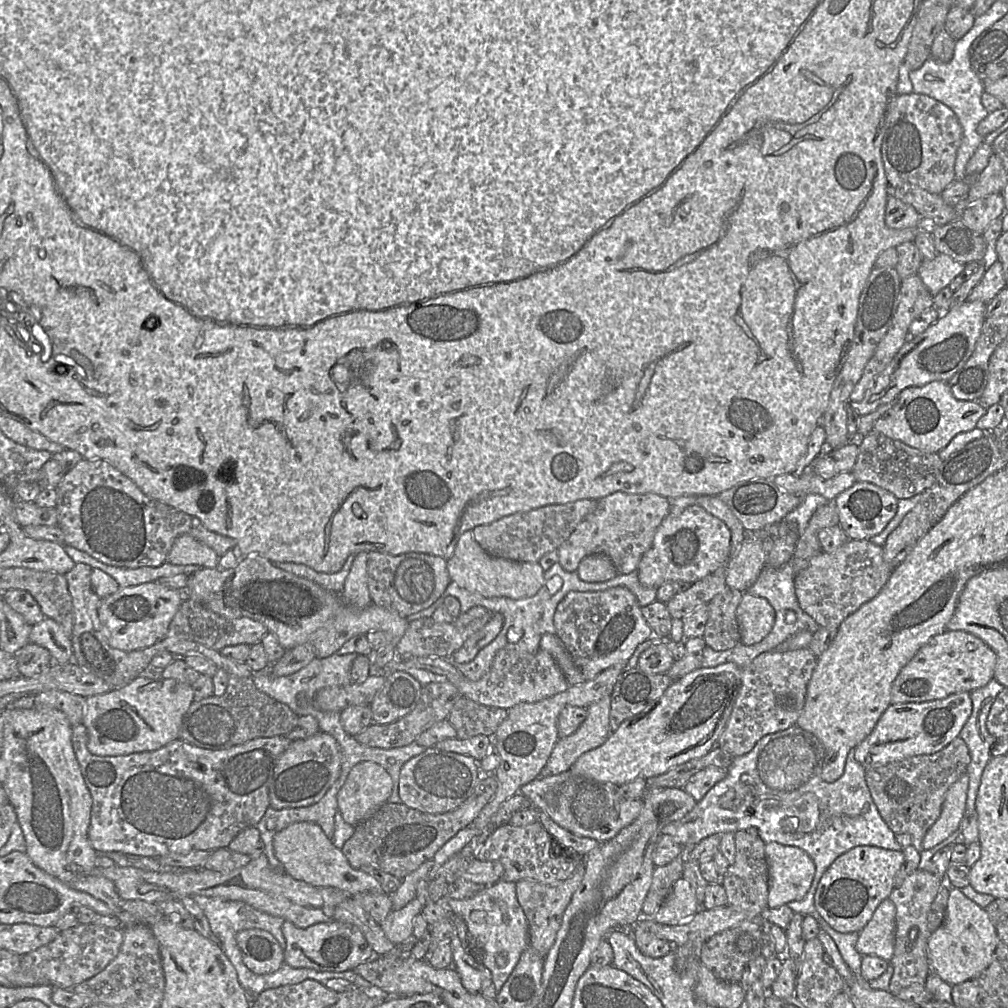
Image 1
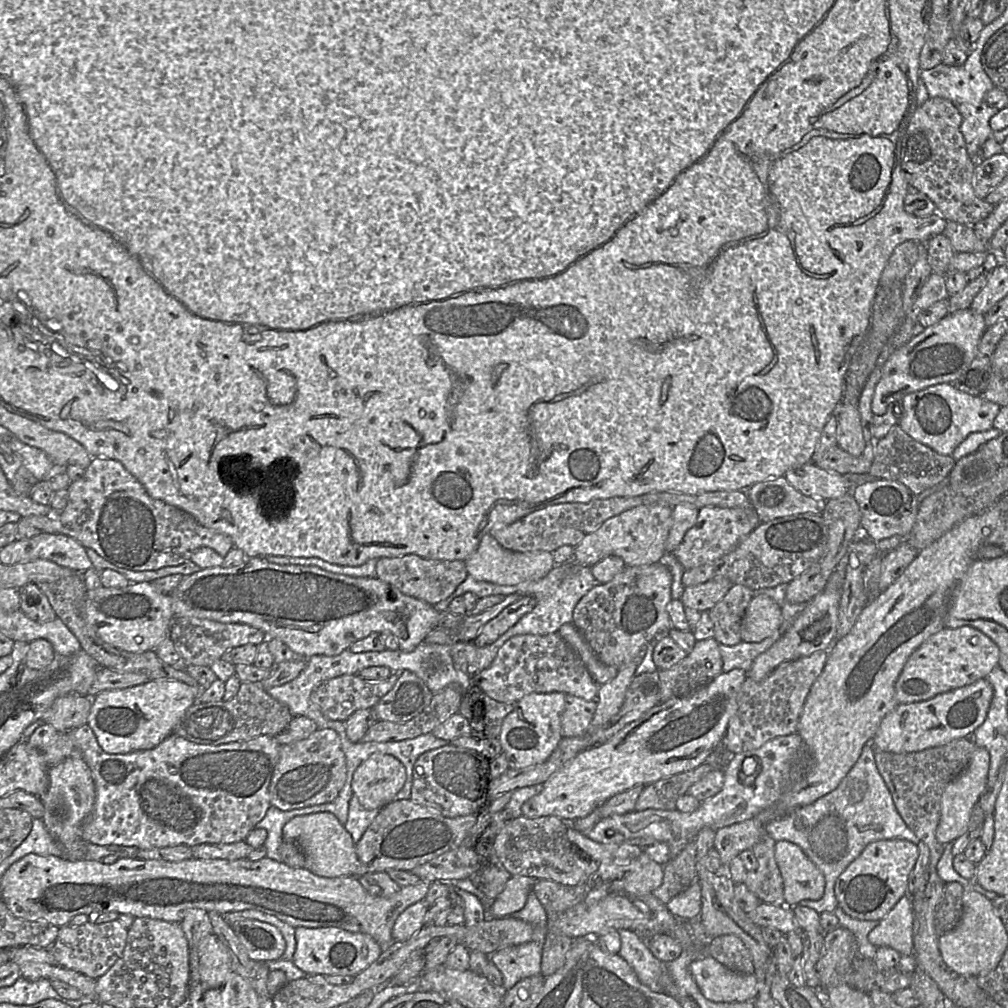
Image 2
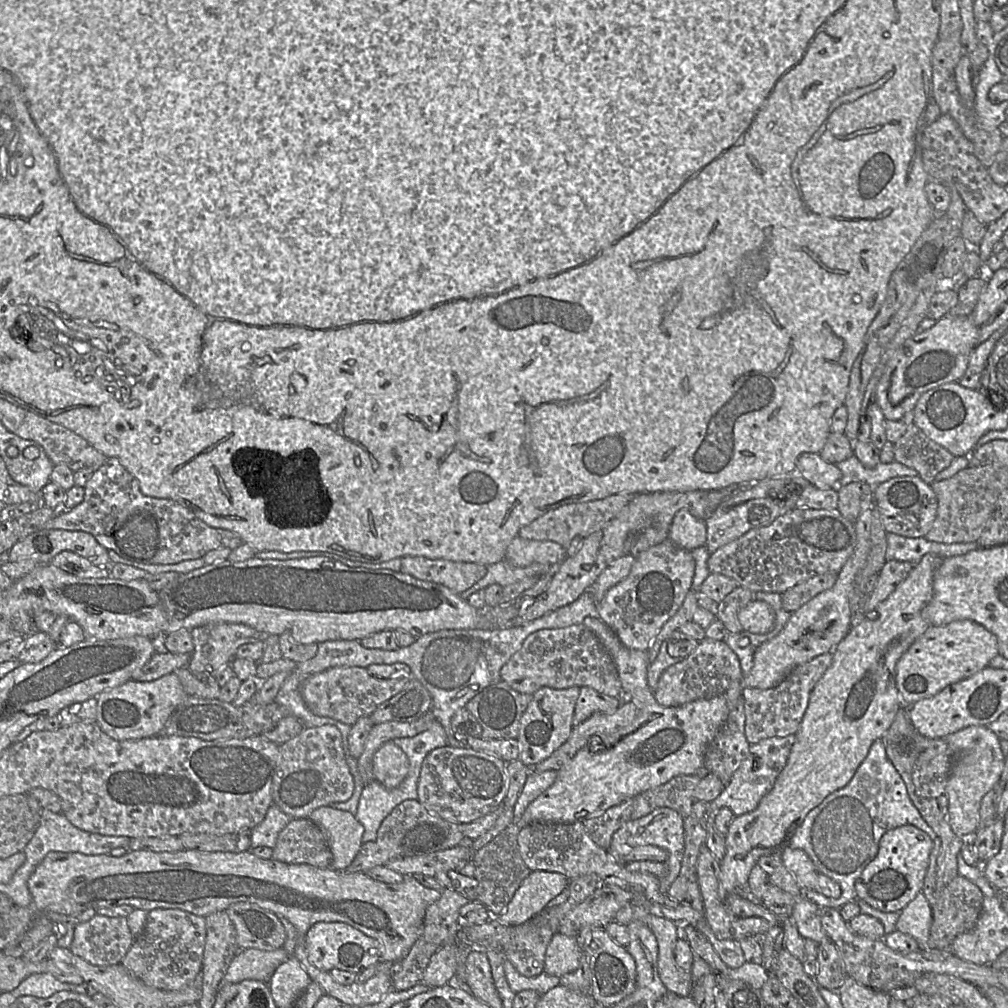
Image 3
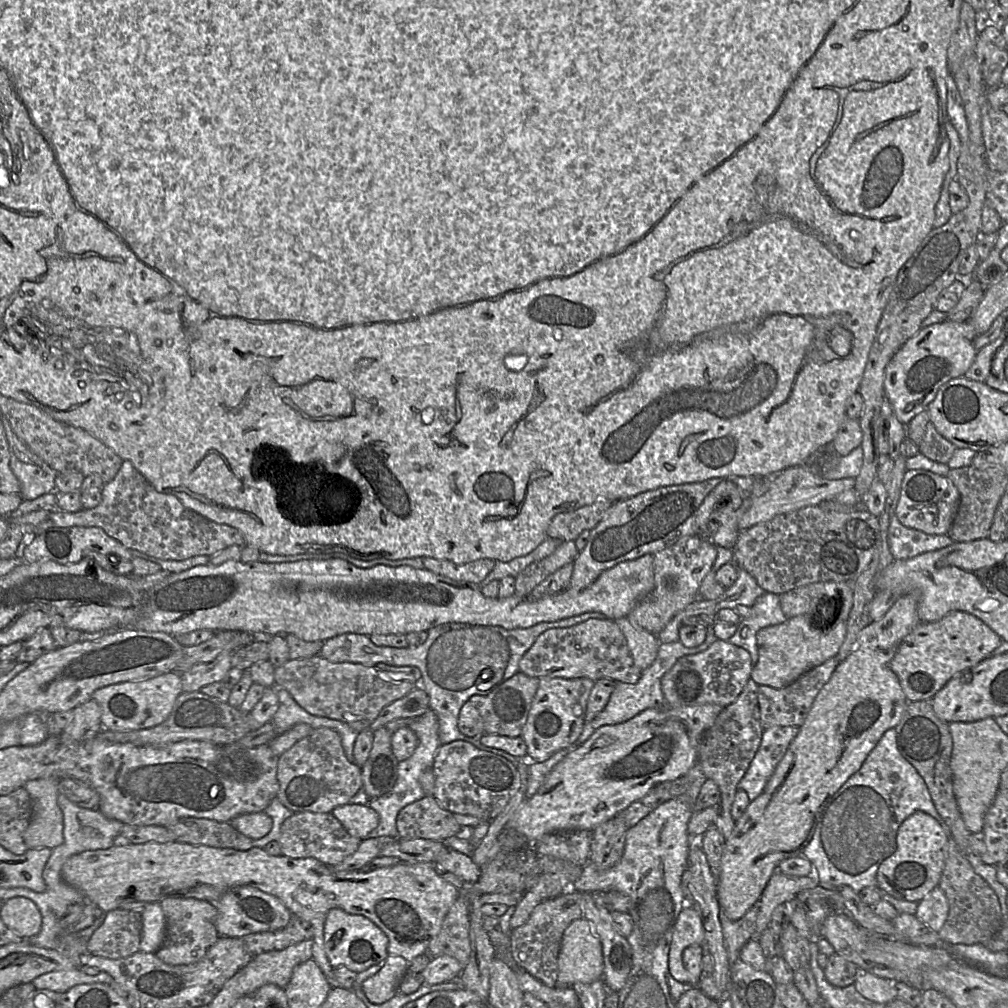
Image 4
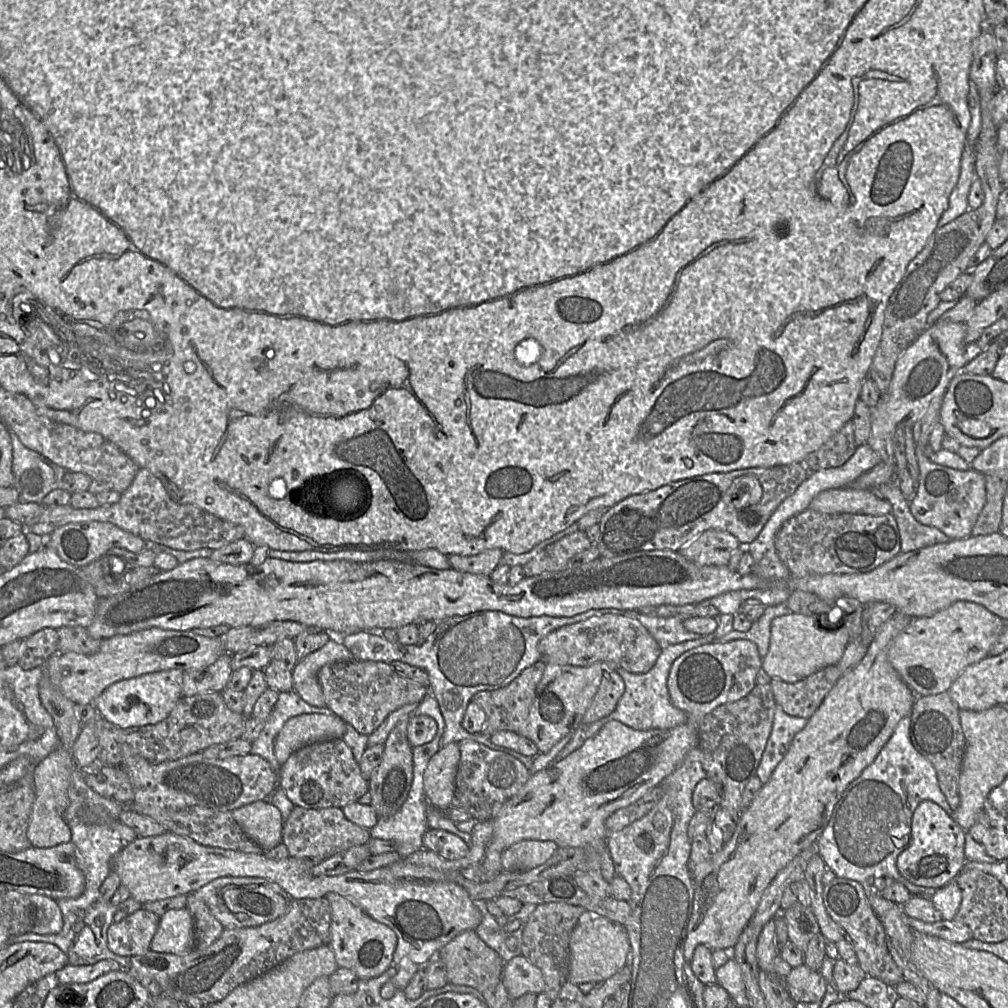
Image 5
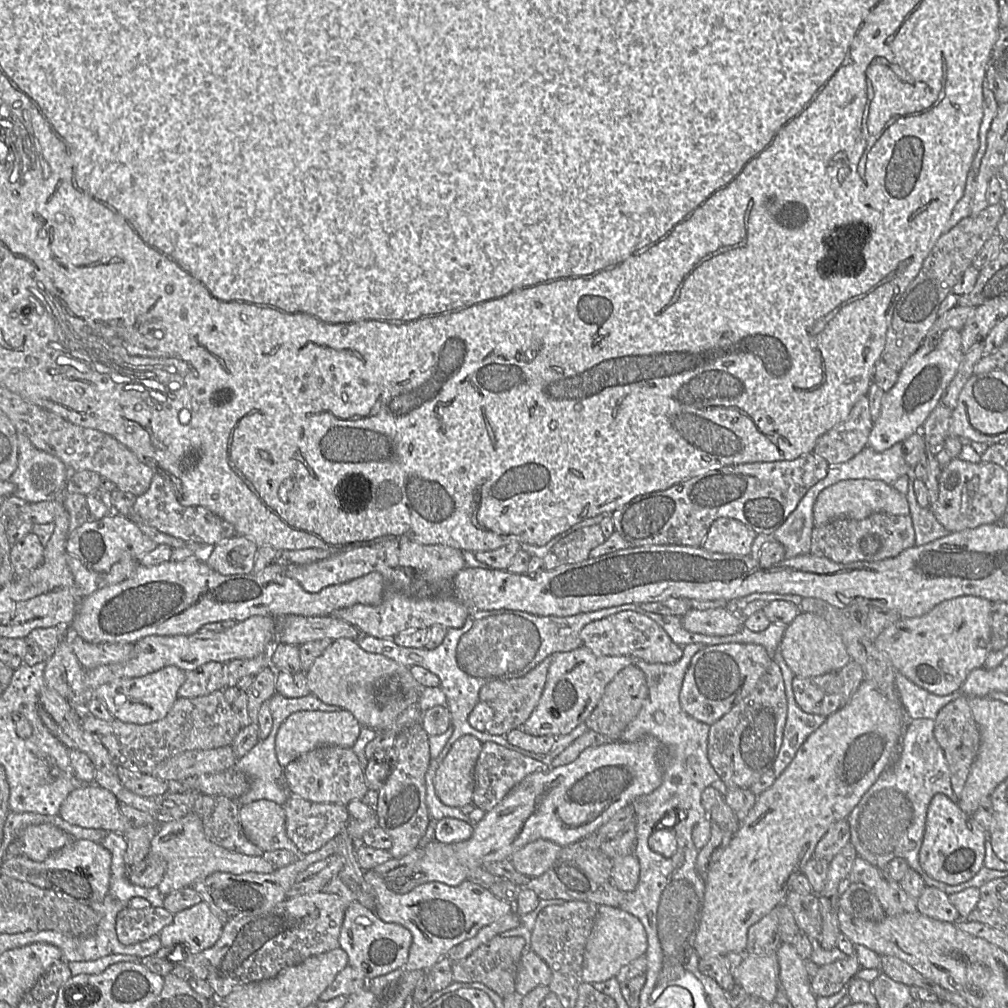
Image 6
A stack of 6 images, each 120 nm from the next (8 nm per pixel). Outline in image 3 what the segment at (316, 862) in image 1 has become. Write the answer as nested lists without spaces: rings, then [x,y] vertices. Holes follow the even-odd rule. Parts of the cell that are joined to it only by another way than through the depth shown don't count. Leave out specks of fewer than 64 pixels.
[[[329,806],[315,809],[308,818],[326,834],[332,853],[330,867],[346,870],[363,844],[364,826],[352,813]]]

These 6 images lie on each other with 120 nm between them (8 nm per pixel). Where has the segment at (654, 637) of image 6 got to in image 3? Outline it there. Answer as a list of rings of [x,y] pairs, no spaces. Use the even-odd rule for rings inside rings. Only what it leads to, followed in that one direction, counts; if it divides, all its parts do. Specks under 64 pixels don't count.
[[[583,624],[565,628],[541,629],[527,636],[521,648],[515,652],[500,670],[501,681],[513,690],[533,695],[542,687],[565,689],[572,686],[588,686],[594,690],[617,697],[623,701],[623,689],[616,665],[595,634]]]

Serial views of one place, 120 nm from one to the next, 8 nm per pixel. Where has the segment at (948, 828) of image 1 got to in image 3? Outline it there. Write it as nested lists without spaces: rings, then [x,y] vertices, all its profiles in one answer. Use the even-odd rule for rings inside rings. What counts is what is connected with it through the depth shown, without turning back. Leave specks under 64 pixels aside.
[[[969,726],[943,738],[953,755],[954,764],[946,784],[949,824],[960,838],[970,838],[978,830],[983,797],[1000,781],[1006,756],[998,736],[986,726]]]

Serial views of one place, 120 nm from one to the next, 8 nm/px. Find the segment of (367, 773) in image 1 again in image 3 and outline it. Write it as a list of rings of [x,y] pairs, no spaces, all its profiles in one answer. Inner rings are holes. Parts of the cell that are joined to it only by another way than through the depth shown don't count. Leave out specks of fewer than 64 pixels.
[[[387,741],[373,756],[374,781],[392,789],[401,784],[408,773],[409,763],[406,754],[394,741]]]

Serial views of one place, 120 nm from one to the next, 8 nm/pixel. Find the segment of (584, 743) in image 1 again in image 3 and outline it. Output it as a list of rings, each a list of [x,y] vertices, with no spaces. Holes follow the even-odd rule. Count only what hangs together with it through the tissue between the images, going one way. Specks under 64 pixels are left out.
[[[690,590],[683,601],[681,607],[677,612],[670,618],[658,632],[658,634],[653,637],[648,646],[648,654],[650,663],[656,658],[659,651],[660,645],[663,641],[667,640],[670,635],[678,629],[681,625],[688,621],[691,621],[695,611],[699,607],[697,599],[697,590]]]

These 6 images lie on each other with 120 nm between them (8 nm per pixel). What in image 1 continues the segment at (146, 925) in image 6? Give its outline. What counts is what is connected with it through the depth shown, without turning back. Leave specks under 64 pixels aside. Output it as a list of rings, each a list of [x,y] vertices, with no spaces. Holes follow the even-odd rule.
[[[77,924],[59,931],[49,944],[23,954],[14,973],[14,987],[49,985],[54,988],[70,988],[103,971],[118,955],[124,938],[124,930],[94,924]]]

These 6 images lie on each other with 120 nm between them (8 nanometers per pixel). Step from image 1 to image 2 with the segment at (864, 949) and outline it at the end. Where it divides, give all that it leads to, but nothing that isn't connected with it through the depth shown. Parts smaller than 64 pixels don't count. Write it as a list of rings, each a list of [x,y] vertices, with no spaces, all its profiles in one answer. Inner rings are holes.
[[[906,895],[868,934],[868,941],[877,948],[891,947],[897,950],[901,956],[912,955],[914,953],[914,920],[912,898]]]

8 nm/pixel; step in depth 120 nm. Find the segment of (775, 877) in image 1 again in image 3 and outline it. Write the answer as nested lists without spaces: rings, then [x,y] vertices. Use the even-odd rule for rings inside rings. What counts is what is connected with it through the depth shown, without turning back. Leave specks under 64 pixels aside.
[[[785,846],[780,853],[780,858],[802,891],[813,890],[828,898],[841,896],[840,885],[821,873],[803,850]]]

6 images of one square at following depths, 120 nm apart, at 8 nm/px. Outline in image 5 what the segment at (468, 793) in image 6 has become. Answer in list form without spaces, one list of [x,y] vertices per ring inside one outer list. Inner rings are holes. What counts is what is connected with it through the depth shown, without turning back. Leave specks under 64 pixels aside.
[[[458,743],[447,745],[432,756],[423,774],[424,793],[430,805],[447,811],[455,795],[455,779],[460,760]]]

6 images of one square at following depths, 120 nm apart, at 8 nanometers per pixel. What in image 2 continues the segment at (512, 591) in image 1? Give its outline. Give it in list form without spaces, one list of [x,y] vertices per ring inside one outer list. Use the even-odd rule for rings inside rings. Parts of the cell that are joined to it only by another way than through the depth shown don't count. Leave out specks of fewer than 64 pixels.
[[[490,534],[481,538],[477,549],[465,559],[468,576],[477,581],[512,586],[522,582],[535,581],[546,576],[555,566],[552,552],[516,552],[503,548]]]

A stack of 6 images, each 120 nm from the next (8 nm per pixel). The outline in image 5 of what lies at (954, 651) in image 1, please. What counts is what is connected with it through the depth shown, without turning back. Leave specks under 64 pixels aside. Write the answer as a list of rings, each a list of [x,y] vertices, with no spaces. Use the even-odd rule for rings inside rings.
[[[960,600],[953,604],[951,604],[949,607],[940,610],[936,612],[935,614],[927,617],[919,617],[919,618],[911,618],[911,621],[907,625],[907,627],[902,630],[890,643],[888,647],[888,659],[890,664],[893,666],[895,671],[899,674],[901,679],[911,688],[913,693],[916,696],[931,696],[940,694],[943,692],[947,692],[951,684],[955,681],[955,679],[970,665],[973,665],[985,657],[989,656],[989,651],[993,647],[993,645],[998,640],[999,636],[1001,635],[1003,629],[1005,626],[1005,621],[990,612],[988,609],[986,609],[984,606],[970,602],[970,601],[964,601]]]

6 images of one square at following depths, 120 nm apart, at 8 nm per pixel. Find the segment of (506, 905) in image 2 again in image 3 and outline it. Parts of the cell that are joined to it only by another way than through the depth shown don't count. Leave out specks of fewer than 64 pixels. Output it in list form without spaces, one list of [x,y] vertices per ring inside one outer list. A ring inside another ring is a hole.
[[[531,871],[504,911],[491,919],[508,926],[521,925],[546,908],[547,904],[567,887],[569,881],[565,875],[558,872]]]

